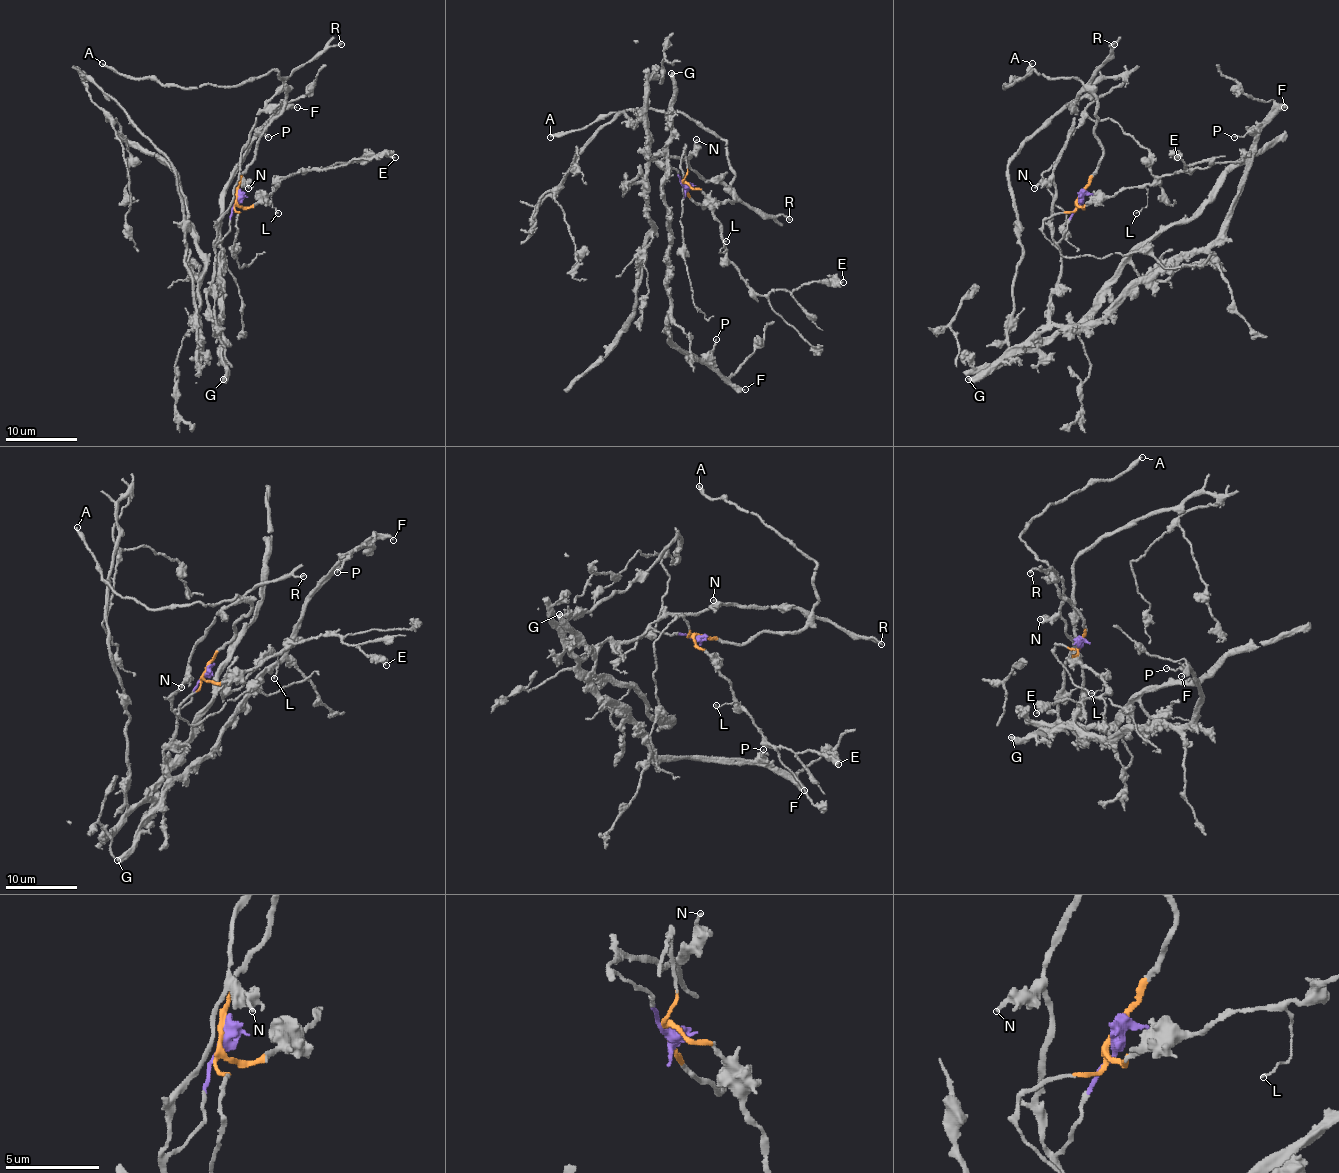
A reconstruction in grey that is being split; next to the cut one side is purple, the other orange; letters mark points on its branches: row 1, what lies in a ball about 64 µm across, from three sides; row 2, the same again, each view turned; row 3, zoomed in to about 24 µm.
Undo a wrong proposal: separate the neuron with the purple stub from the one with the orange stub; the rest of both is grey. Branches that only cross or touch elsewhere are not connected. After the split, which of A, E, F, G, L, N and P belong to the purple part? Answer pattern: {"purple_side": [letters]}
{"purple_side": ["F", "G", "N", "P"]}

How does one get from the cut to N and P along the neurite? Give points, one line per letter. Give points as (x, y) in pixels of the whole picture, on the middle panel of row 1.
N: (684, 185), (677, 171), (663, 160), (668, 157), (682, 160), (693, 150), (697, 139)
P: (684, 185), (655, 155), (664, 155), (666, 164), (666, 327), (673, 343), (697, 359), (716, 339)

